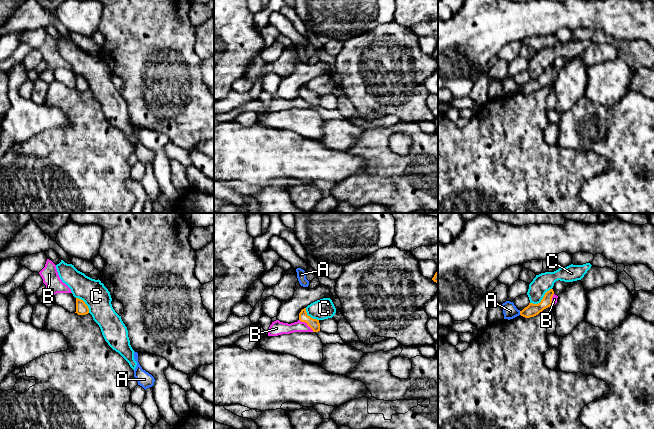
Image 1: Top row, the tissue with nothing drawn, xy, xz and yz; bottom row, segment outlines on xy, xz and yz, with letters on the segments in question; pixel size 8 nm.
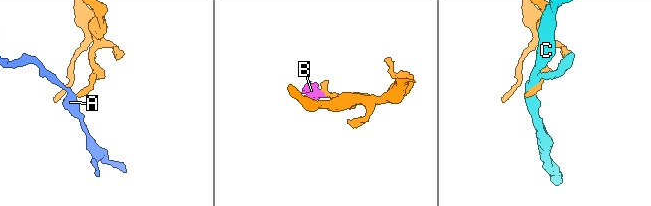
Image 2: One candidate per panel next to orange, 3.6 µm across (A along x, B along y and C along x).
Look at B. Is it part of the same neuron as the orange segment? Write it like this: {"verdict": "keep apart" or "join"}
{"verdict": "keep apart"}

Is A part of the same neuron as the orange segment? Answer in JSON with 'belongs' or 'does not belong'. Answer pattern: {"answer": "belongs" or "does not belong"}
{"answer": "does not belong"}

